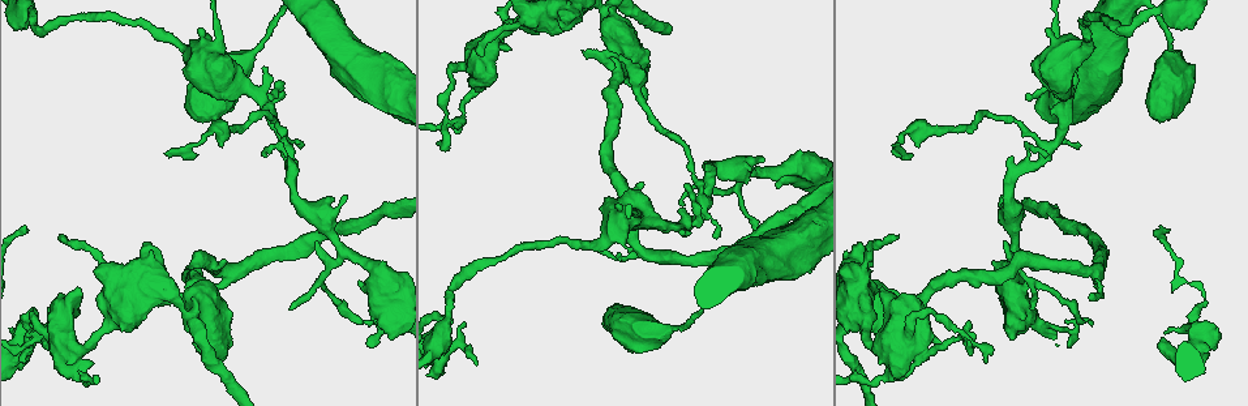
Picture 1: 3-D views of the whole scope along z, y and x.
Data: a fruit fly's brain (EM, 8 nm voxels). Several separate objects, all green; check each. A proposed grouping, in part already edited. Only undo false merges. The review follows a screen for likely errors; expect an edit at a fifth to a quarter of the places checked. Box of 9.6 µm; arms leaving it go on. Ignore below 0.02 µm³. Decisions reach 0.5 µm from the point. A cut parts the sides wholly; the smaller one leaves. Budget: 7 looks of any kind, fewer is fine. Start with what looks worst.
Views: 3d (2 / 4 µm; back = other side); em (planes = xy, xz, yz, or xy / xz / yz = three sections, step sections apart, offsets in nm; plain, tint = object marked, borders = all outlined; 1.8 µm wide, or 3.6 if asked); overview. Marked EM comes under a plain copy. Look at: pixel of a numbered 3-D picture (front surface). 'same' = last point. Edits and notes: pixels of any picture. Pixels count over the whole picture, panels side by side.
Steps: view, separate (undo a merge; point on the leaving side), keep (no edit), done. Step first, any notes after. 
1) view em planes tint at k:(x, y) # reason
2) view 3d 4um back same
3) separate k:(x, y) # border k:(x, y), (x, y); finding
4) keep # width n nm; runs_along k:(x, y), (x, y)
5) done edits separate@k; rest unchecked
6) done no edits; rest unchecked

view 3d 2um at 1:(703, 205) # three arms meet

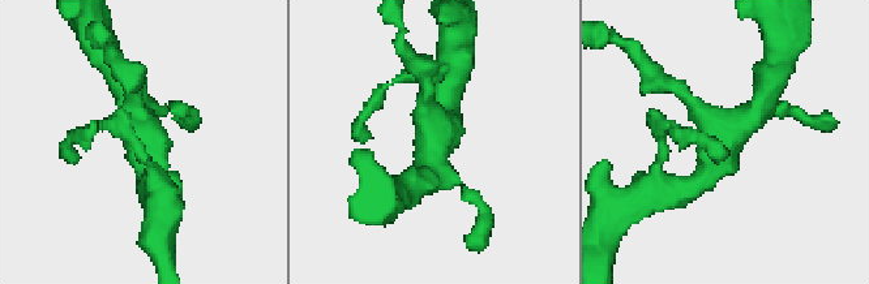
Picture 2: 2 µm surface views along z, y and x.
view em planes tint at 2:(728, 135) # now the EM

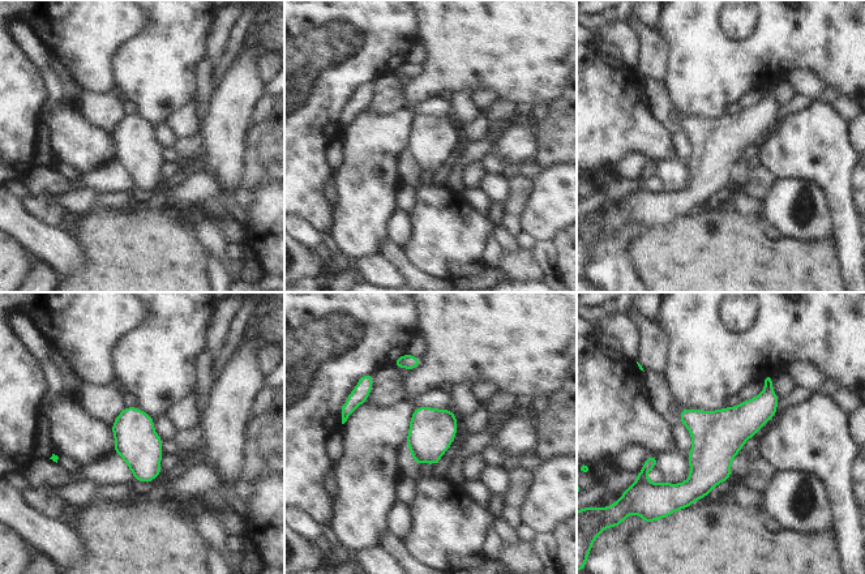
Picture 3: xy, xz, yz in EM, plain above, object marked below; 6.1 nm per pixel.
keep # width 260 nm; all the same neuron

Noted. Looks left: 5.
view em planes borders at 1:(1017, 249) # small branch off a trunk

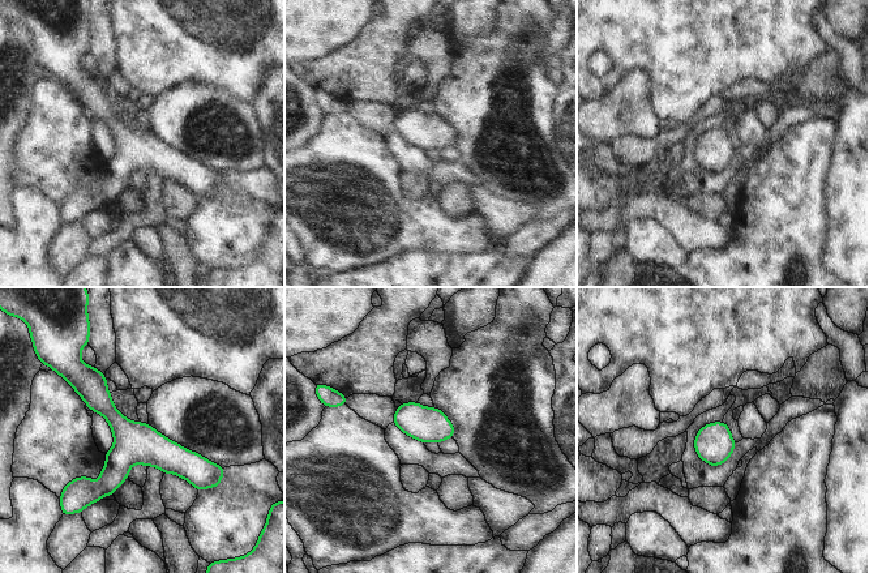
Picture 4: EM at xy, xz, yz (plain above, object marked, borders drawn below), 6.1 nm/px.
keep # runs_along 4:(78, 384), (141, 444), (205, 474); all the same neuron

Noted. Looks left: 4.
view 3d 4um at 1:(954, 329) # abrupt turn

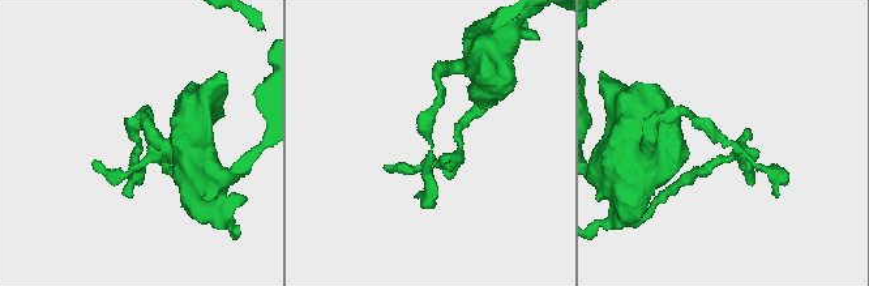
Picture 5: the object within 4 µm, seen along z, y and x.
view em 3.6um planes tint at 5:(724, 140)

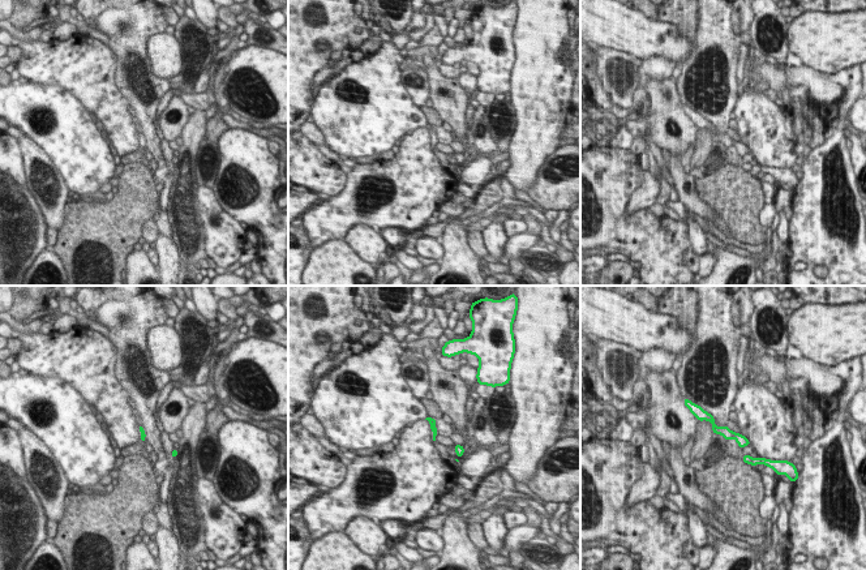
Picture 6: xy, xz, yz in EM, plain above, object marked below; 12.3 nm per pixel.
separate 6:(747, 459) # border 6:(754, 459), (751, 463); two neurons meet here

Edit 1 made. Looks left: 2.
done edits separate@6; rest unchecked

